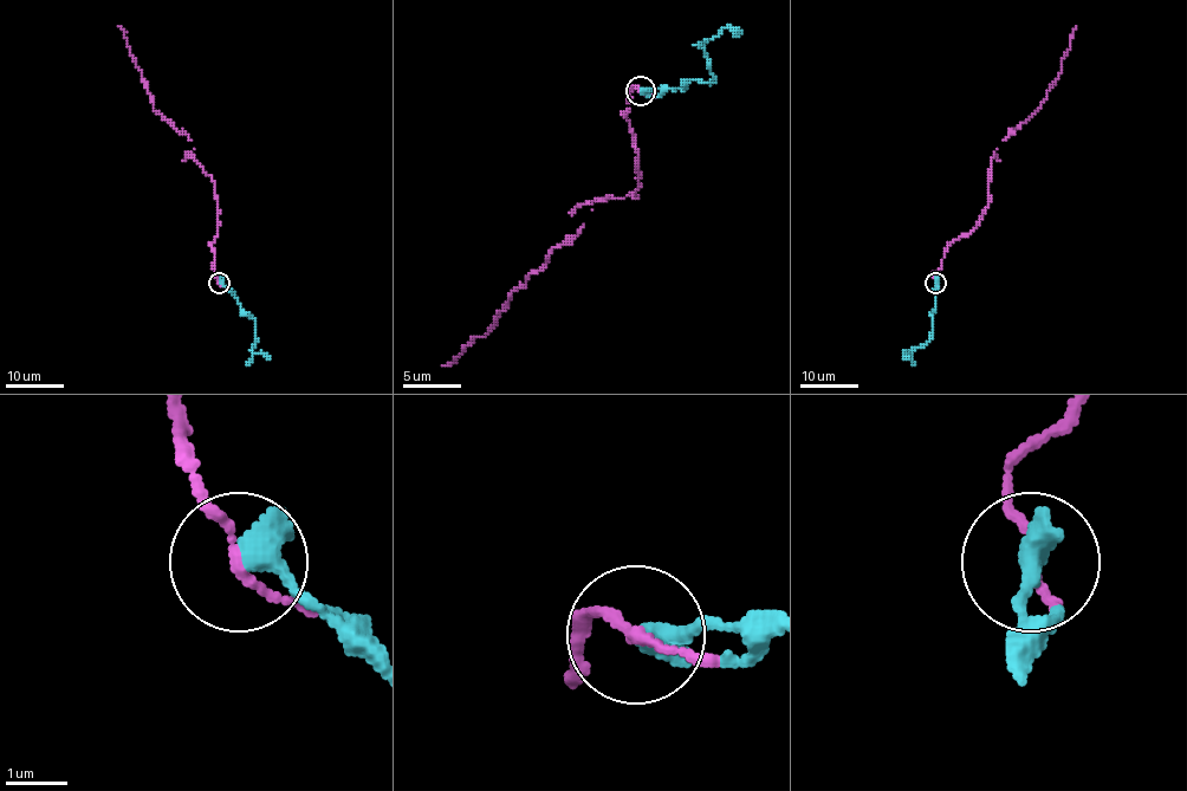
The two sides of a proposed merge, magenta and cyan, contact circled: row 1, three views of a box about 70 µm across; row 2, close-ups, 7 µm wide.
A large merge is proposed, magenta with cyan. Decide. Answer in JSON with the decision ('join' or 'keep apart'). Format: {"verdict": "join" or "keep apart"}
{"verdict": "join"}

